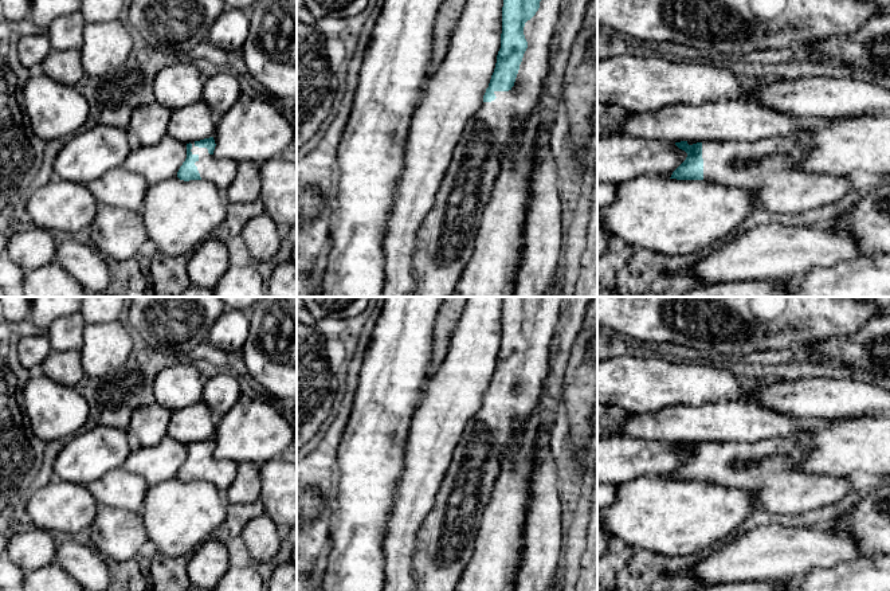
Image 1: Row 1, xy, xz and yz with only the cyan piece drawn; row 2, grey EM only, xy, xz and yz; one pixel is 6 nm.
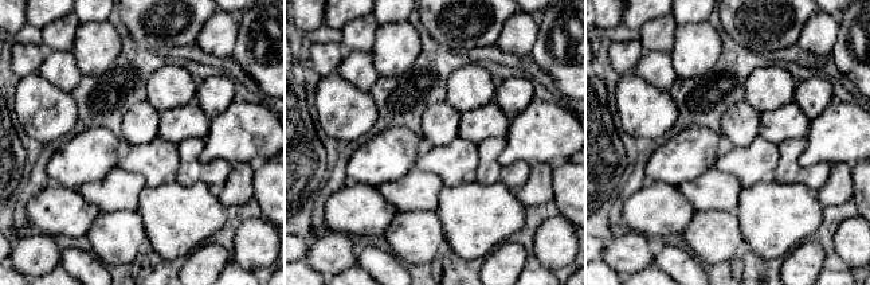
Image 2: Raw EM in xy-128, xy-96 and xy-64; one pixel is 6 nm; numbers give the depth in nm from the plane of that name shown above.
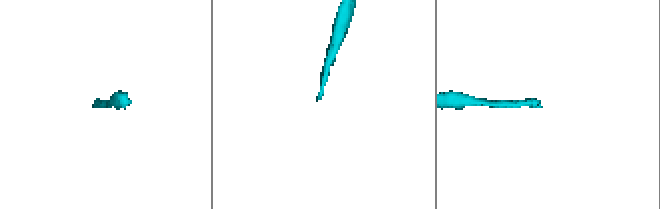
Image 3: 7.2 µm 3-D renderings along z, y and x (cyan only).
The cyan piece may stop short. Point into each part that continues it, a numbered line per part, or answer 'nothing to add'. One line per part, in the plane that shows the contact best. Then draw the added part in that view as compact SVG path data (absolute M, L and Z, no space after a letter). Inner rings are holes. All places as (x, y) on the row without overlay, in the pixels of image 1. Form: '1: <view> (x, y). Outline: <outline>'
1: xz (447, 537). Outline: M541 297L538 312L524 328L528 349L514 387L509 392L494 392L497 399L482 403L468 420L435 506L419 531L415 591L455 591L474 553L482 517L501 473L501 458L537 408L561 306L562 297Z

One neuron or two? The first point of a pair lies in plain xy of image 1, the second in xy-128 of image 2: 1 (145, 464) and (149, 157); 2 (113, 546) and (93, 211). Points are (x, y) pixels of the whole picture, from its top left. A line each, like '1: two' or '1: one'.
1: one
2: two

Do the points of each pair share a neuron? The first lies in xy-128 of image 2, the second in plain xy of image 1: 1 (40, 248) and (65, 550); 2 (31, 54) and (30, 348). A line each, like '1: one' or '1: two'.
1: two
2: one

